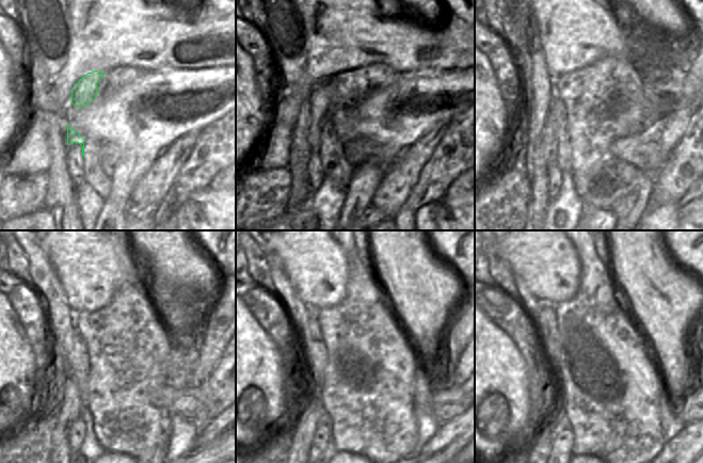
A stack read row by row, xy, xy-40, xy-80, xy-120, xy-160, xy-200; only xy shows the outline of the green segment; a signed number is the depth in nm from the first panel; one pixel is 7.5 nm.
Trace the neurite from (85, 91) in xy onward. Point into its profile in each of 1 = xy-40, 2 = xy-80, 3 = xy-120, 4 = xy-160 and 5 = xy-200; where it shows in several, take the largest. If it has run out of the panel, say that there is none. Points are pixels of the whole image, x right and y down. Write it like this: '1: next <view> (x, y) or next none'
1: next xy-40 (318, 98)
2: next xy-80 (548, 147)
3: next xy-120 (67, 411)
4: next xy-160 (306, 413)
5: next xy-200 (541, 434)

